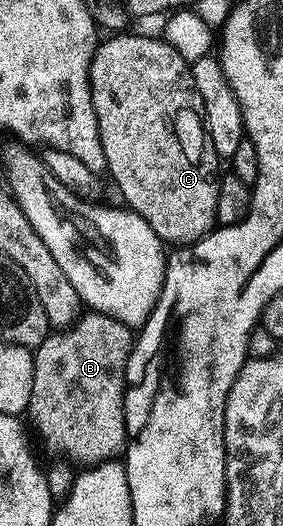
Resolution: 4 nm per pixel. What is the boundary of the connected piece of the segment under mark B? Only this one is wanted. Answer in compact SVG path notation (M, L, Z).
M86 311L84 314L78 315L77 319L64 330L50 331L44 342L39 345L33 352L33 377L31 378L31 398L29 399L29 407L27 416L37 423L37 428L41 431L41 436L53 448L58 448L61 452L66 452L70 456L70 461L78 460L78 465L92 466L101 464L104 460L112 460L122 455L123 449L127 443L125 434L125 371L127 370L127 362L129 355L133 352L133 342L135 332L130 325L119 322L115 318L111 318L102 312Z

